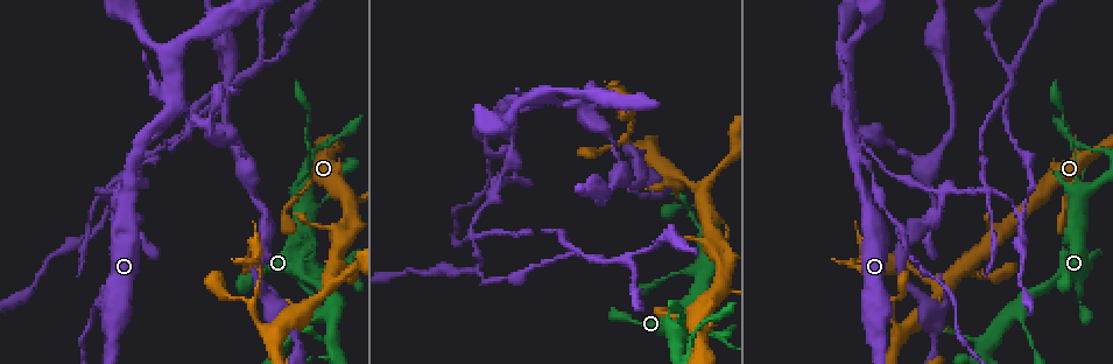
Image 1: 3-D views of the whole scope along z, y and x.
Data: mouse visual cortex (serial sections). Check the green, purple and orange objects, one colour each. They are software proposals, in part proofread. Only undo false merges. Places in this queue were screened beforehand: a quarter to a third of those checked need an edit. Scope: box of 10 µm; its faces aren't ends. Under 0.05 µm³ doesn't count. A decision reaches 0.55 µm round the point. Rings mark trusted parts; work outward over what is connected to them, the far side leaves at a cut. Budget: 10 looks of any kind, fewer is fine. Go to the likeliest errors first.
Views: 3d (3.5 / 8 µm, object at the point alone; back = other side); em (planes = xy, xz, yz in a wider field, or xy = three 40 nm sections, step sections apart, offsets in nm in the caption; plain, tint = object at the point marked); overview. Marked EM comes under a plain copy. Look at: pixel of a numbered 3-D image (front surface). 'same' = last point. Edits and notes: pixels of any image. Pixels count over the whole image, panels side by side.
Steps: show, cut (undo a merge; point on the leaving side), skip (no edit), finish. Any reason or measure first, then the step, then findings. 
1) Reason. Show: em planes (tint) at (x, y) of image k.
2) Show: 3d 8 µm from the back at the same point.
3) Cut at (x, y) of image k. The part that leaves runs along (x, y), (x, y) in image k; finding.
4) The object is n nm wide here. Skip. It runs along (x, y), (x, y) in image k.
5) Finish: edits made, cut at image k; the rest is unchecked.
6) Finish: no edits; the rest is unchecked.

Show: 3d 8 µm at (511, 101) of image 1.

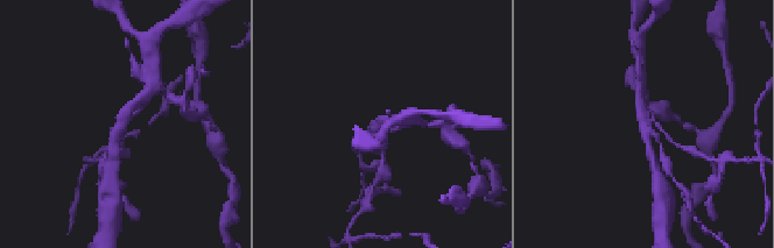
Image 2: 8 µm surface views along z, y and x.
Zoom in. Show: 3d 3.5 µm at the same point.

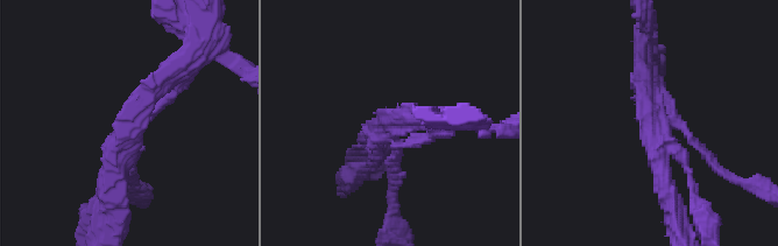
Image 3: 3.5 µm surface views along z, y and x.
Now the EM. Show: em xy step 1 (tint) at (125, 133) of image 3.

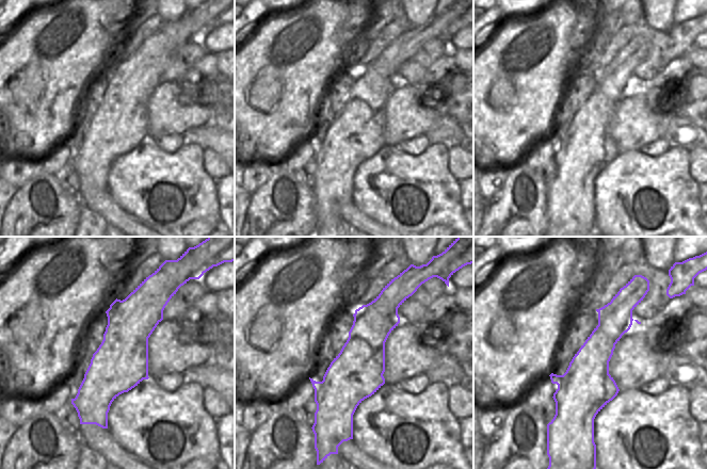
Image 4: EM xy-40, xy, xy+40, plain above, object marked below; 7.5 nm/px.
The object is 400 nm wide here. Cut at (713, 161) of image 3. The part that leaves runs along (685, 132), (721, 171), (763, 189) in image 3; two cells meet here.

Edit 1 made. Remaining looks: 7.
Sudden change in width. Show: 3d 3.5 µm from the back at (204, 125) of image 1.

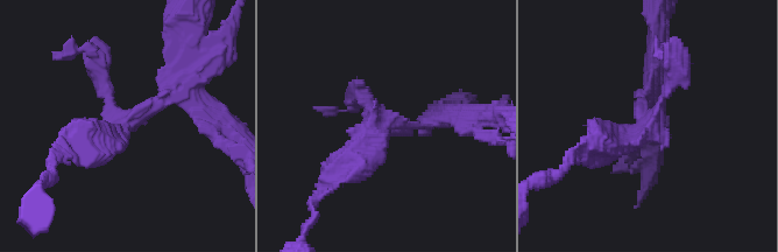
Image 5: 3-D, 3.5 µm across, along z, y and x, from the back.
3 arms meet here; the arms are 200, 200, 350 nm wide. Show: em xy step 1 (tint) at (130, 124) of image 5.

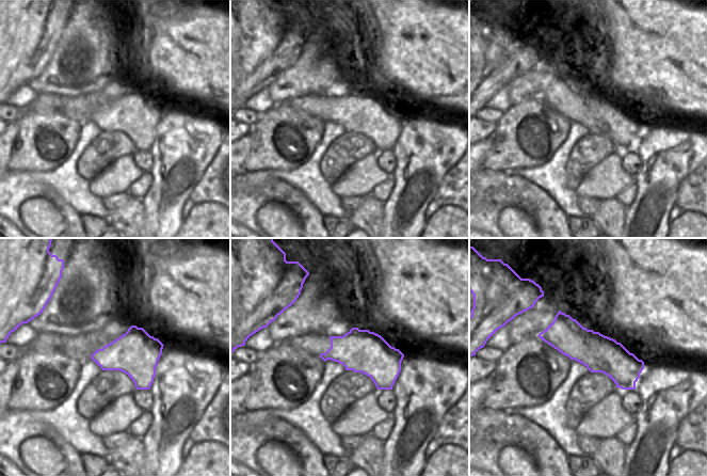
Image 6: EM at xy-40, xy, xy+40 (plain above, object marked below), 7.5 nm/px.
The object is 320 nm wide here. Cut at (365, 137) of image 5. The part that leaves runs along (393, 123), (320, 194) in image 5; a second cell is stuck on.

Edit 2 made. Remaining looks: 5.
Sharp bend. Show: 3d 3.5 µm at (315, 272) of image 1.

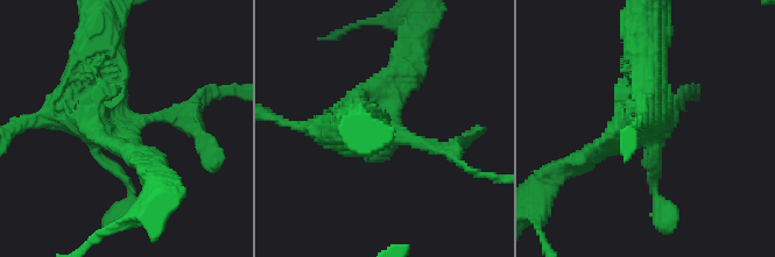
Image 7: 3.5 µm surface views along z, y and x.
Shape alone is not enough. Show: em xy step 2 (tint) at (125, 129) of image 7.

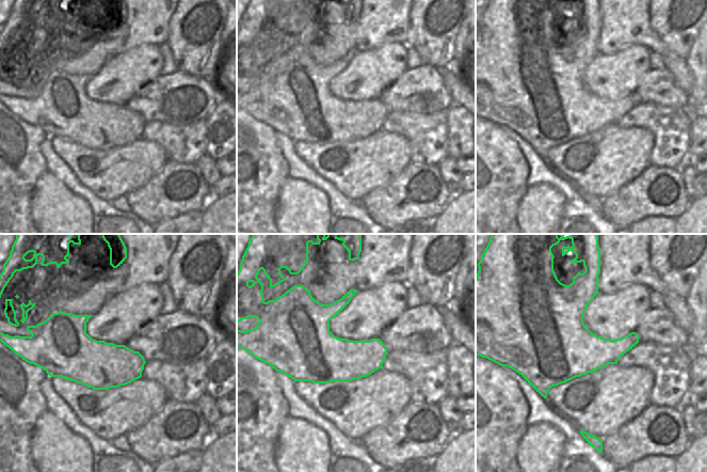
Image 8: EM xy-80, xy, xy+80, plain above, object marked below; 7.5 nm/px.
Skip. It runs along (317, 131), (386, 126), (453, 149) in image 7; continuous, no second cell.

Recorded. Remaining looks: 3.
Thick turns thin. Show: 3d 8 µm at (676, 274) of image 1.

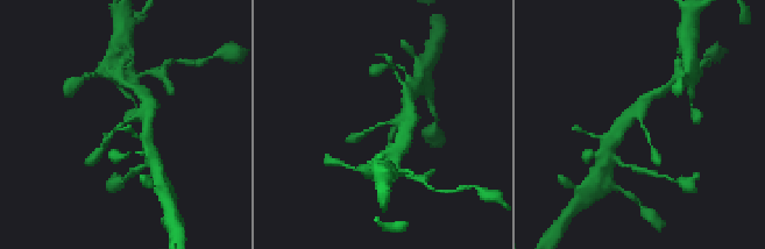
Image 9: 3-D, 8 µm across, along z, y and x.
Show: em xy step 5 (tint) at the same point.

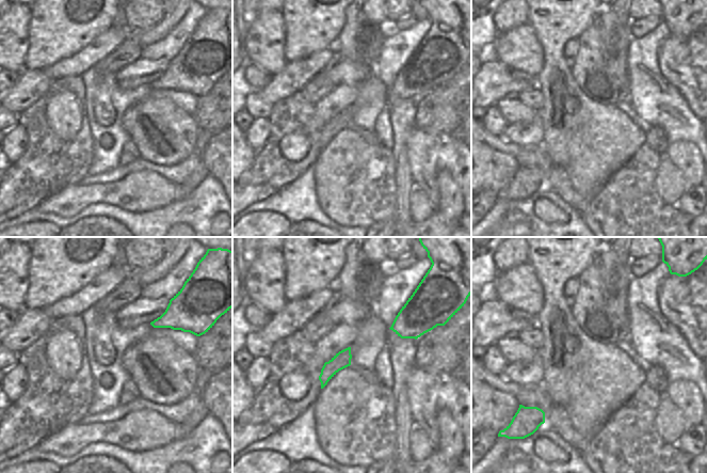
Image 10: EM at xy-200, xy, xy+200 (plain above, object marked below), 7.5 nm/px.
Skip. It runs along (147, 102), (101, 147) in image 9; all the same cell.

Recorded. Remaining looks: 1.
Finish: edits made, cut at image 3, cut at image 5; the rest is unchecked.

